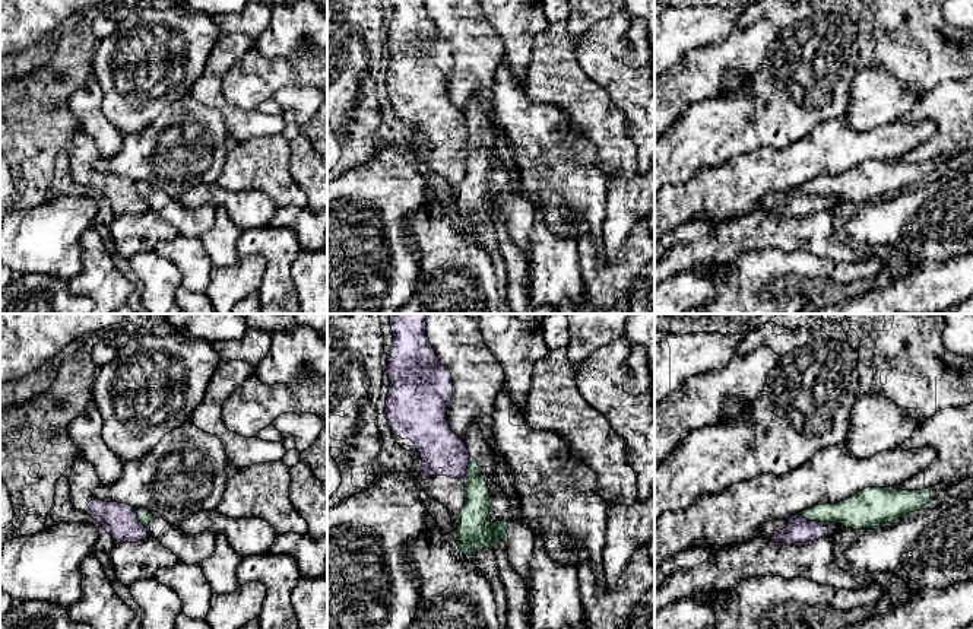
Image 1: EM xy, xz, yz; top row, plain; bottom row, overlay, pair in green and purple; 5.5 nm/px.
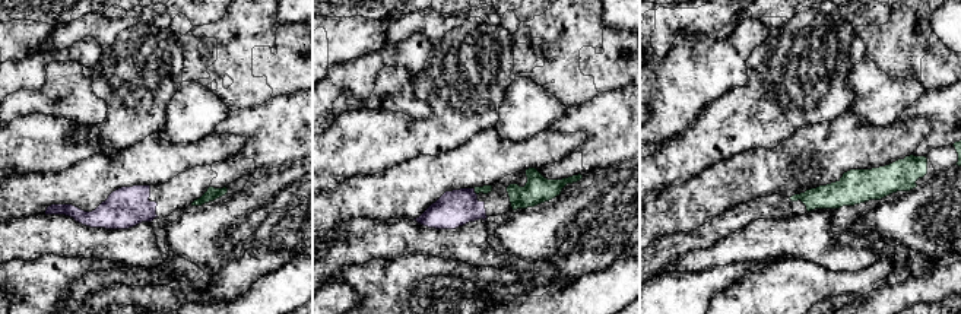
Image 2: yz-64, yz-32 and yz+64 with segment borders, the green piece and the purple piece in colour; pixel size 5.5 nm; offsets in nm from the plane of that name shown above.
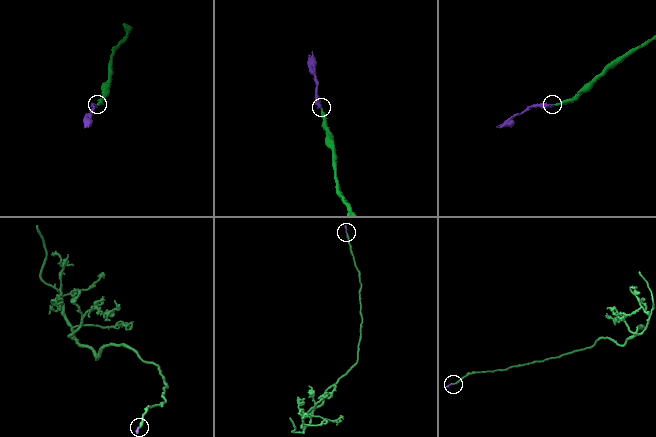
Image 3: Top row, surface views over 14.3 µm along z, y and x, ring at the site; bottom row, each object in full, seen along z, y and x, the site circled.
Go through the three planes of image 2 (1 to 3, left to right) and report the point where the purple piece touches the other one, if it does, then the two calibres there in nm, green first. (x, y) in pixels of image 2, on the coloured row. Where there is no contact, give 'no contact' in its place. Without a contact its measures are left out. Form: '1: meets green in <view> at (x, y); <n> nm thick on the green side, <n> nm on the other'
1: no contact
2: meets green in yz-32 at (475, 192); 50 nm thick on the green side, 200 nm on the other
3: no contact

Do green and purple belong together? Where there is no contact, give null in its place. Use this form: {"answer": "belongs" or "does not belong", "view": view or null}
{"answer": "does not belong", "view": "xz"}

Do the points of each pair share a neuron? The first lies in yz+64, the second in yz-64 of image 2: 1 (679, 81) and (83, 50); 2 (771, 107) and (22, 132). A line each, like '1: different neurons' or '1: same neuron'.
1: same neuron
2: same neuron

